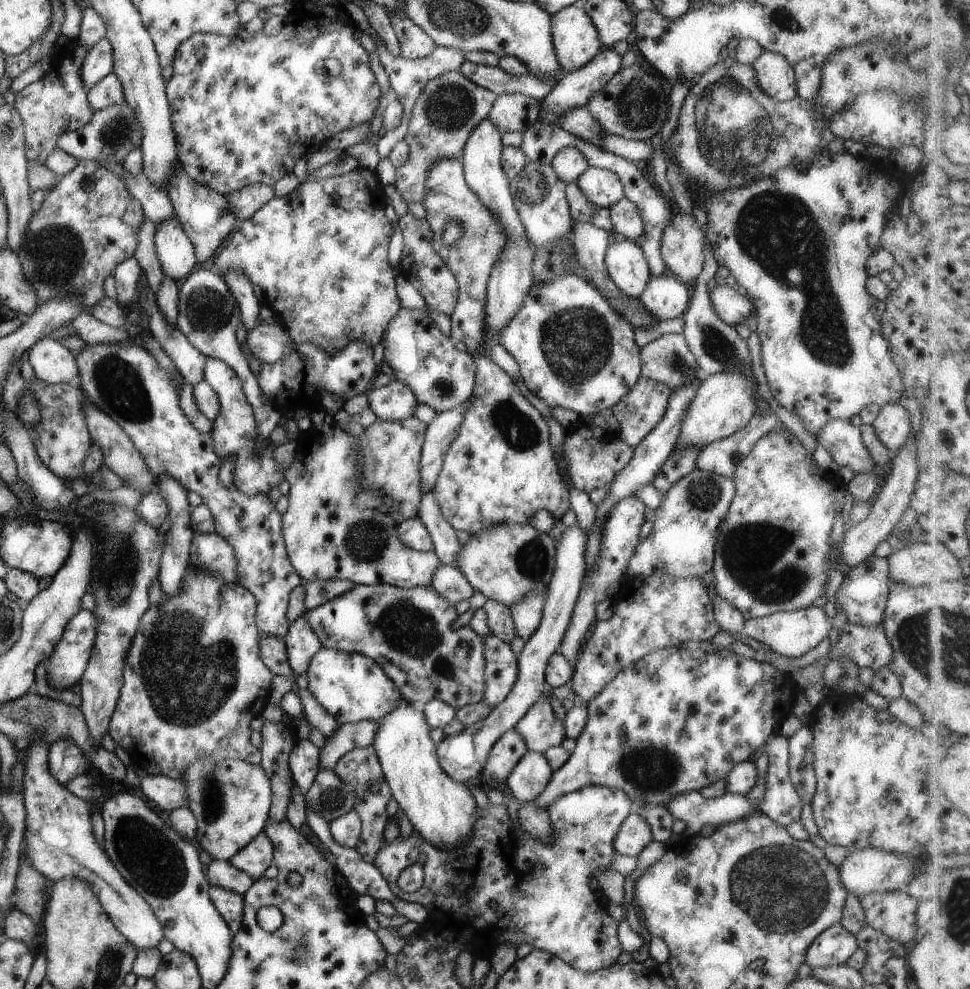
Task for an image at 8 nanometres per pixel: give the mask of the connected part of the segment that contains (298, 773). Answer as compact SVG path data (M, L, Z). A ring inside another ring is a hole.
M295 739L293 748L288 754L288 770L293 782L305 796L312 780L319 769L319 751L307 739Z

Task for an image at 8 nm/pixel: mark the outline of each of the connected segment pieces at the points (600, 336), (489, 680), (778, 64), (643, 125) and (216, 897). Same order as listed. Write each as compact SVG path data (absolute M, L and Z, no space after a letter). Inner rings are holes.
M563 275L532 284L521 308L499 330L496 344L501 345L515 360L527 390L543 400L549 408L561 406L575 411L579 419L610 408L627 394L640 377L639 348L633 341L633 327L621 316L586 278Z
M487 634L483 636L483 658L485 689L482 700L489 708L493 708L509 694L517 680L517 656L509 643Z
M762 51L750 65L755 71L759 88L769 98L783 102L797 94L793 68L781 54Z
M636 62L627 68L621 67L584 107L604 134L638 141L647 141L655 132L660 132L668 113L667 96L661 82L653 74L647 74Z
M210 885L208 895L232 934L242 928L243 897L232 890Z

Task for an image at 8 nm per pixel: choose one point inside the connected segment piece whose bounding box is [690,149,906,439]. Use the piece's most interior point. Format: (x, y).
(797, 242)

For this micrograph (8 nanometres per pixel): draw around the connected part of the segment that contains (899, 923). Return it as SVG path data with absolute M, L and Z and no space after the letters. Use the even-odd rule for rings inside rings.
M902 889L893 892L870 892L857 897L866 924L908 947L915 938L917 900Z

